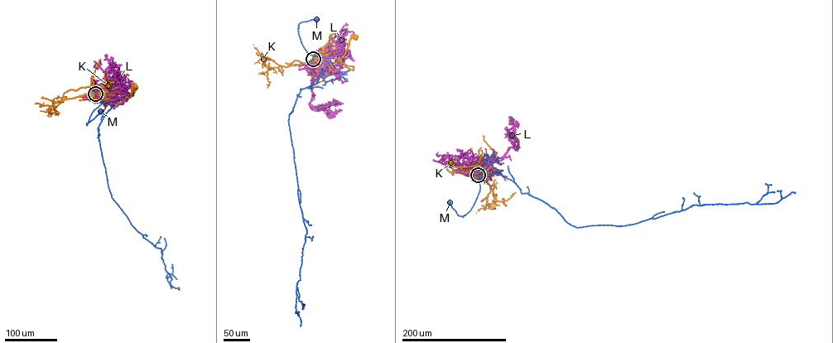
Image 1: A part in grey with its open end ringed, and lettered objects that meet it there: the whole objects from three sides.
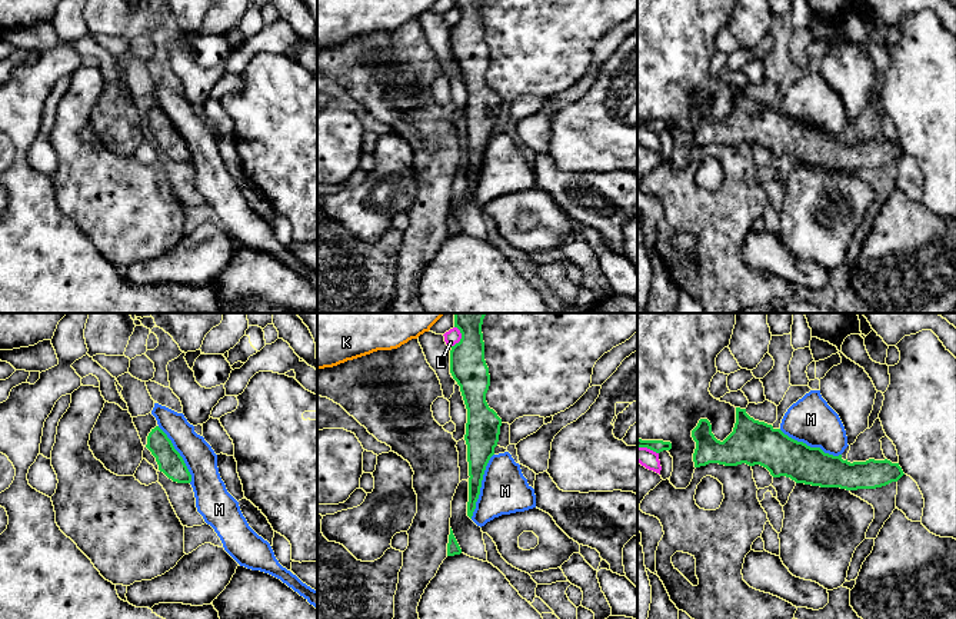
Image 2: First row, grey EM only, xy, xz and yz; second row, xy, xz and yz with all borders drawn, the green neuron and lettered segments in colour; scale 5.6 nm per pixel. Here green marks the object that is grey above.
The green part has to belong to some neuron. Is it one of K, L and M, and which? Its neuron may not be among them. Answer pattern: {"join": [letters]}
{"join": []}

